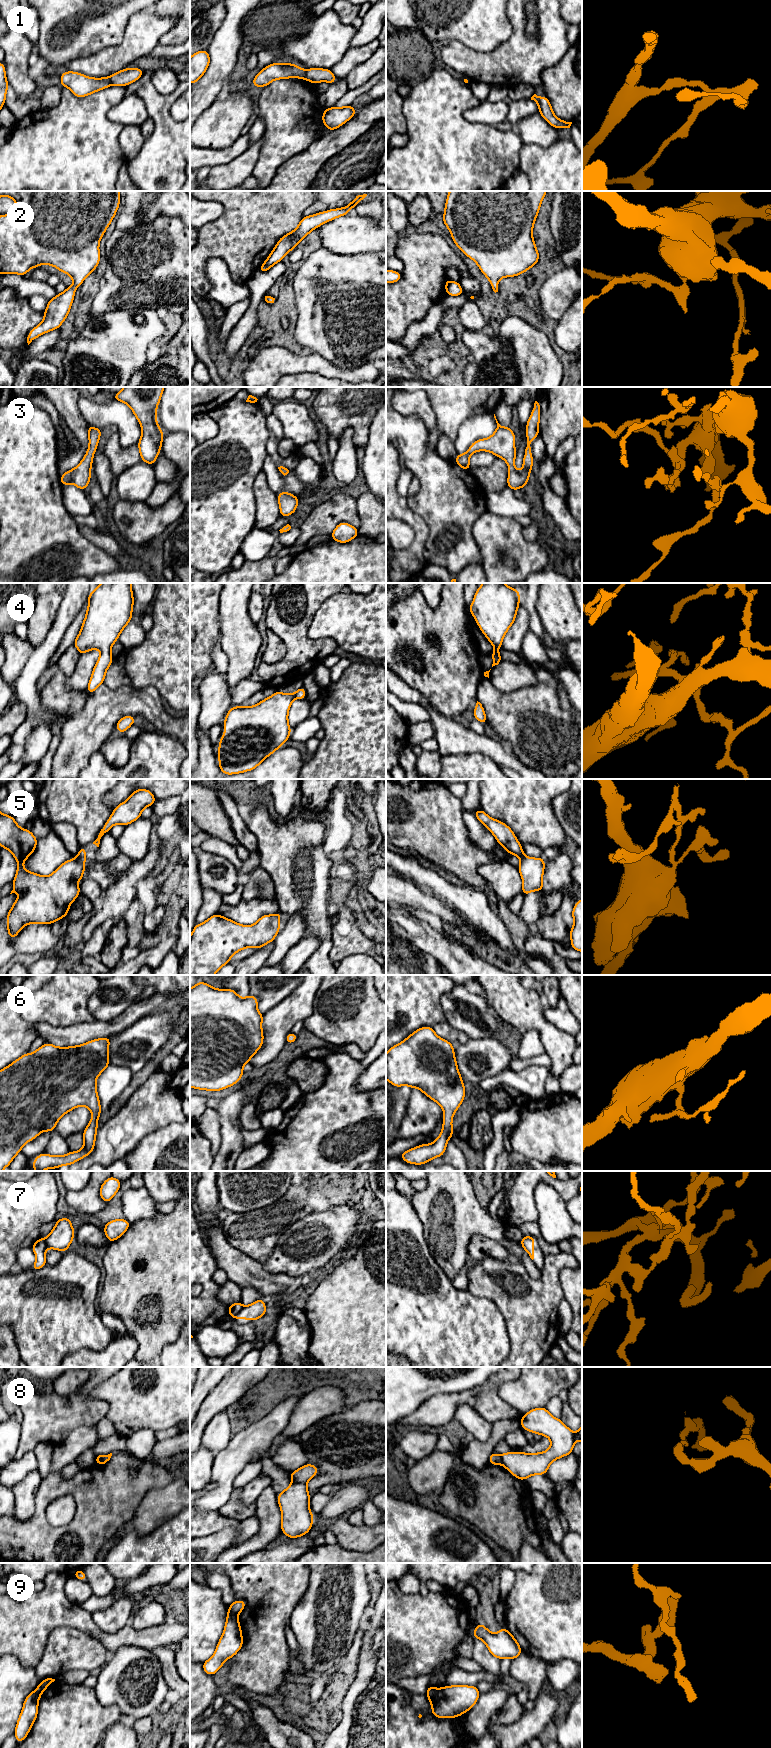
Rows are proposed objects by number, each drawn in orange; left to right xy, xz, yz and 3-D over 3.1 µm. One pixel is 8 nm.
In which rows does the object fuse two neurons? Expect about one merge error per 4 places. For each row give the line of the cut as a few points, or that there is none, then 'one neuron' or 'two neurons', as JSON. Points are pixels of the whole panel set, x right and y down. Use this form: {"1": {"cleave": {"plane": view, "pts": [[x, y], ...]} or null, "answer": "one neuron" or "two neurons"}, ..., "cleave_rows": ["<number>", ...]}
{"1": {"cleave": {"plane": "xz", "pts": [[306, 70], [304, 78]]}, "answer": "two neurons"}, "2": {"cleave": null, "answer": "one neuron"}, "3": {"cleave": null, "answer": "one neuron"}, "4": {"cleave": null, "answer": "one neuron"}, "5": {"cleave": {"plane": "xy", "pts": [[78, 857], [83, 862]]}, "answer": "two neurons"}, "6": {"cleave": null, "answer": "one neuron"}, "7": {"cleave": {"plane": "xz", "pts": [[243, 1306], [232, 1316]]}, "answer": "two neurons"}, "8": {"cleave": {"plane": "xz", "pts": [[293, 1481], [305, 1484]]}, "answer": "two neurons"}, "9": {"cleave": {"plane": "yz", "pts": [[438, 1689], [428, 1697]]}, "answer": "two neurons"}, "cleave_rows": ["1", "5", "7", "8", "9"]}

